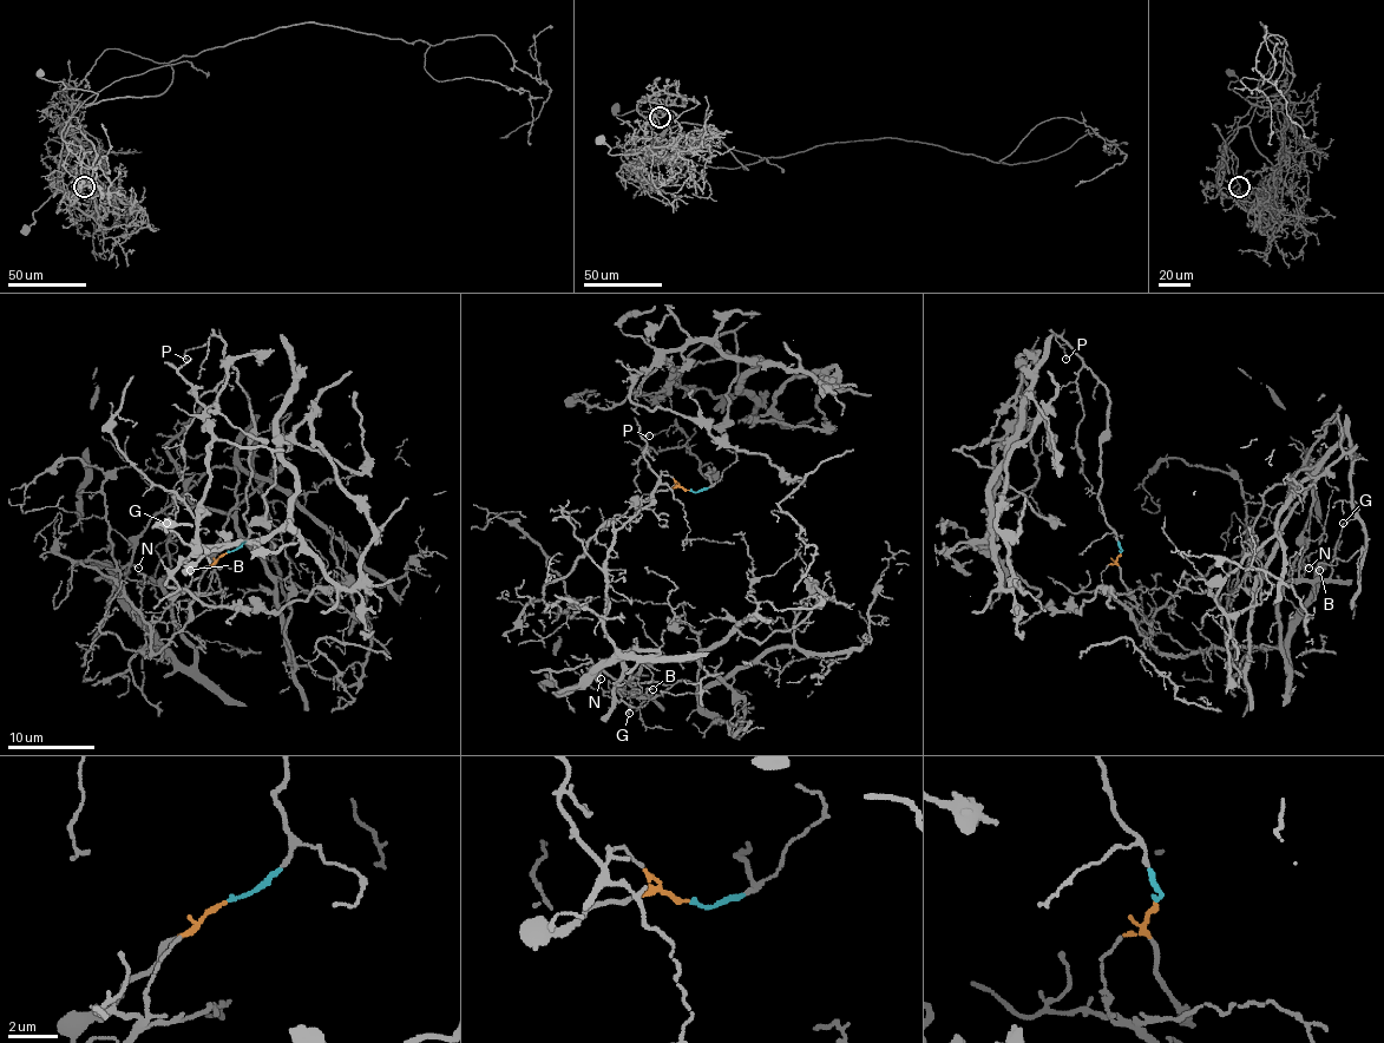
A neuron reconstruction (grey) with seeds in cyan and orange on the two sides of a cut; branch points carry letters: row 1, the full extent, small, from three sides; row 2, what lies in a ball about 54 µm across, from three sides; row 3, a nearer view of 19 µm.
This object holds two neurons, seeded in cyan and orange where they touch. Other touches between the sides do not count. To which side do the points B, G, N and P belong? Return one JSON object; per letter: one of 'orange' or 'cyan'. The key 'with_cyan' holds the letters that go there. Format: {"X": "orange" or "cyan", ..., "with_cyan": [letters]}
{"B": "orange", "G": "orange", "N": "orange", "P": "cyan", "with_cyan": ["P"]}

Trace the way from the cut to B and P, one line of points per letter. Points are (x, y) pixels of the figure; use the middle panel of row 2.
B: (688, 490), (631, 505), (608, 553), (605, 637), (656, 653), (627, 653), (614, 699), (642, 707), (654, 689)
P: (690, 490), (710, 486), (706, 474), (715, 471), (713, 479), (700, 471), (680, 428), (649, 435)

